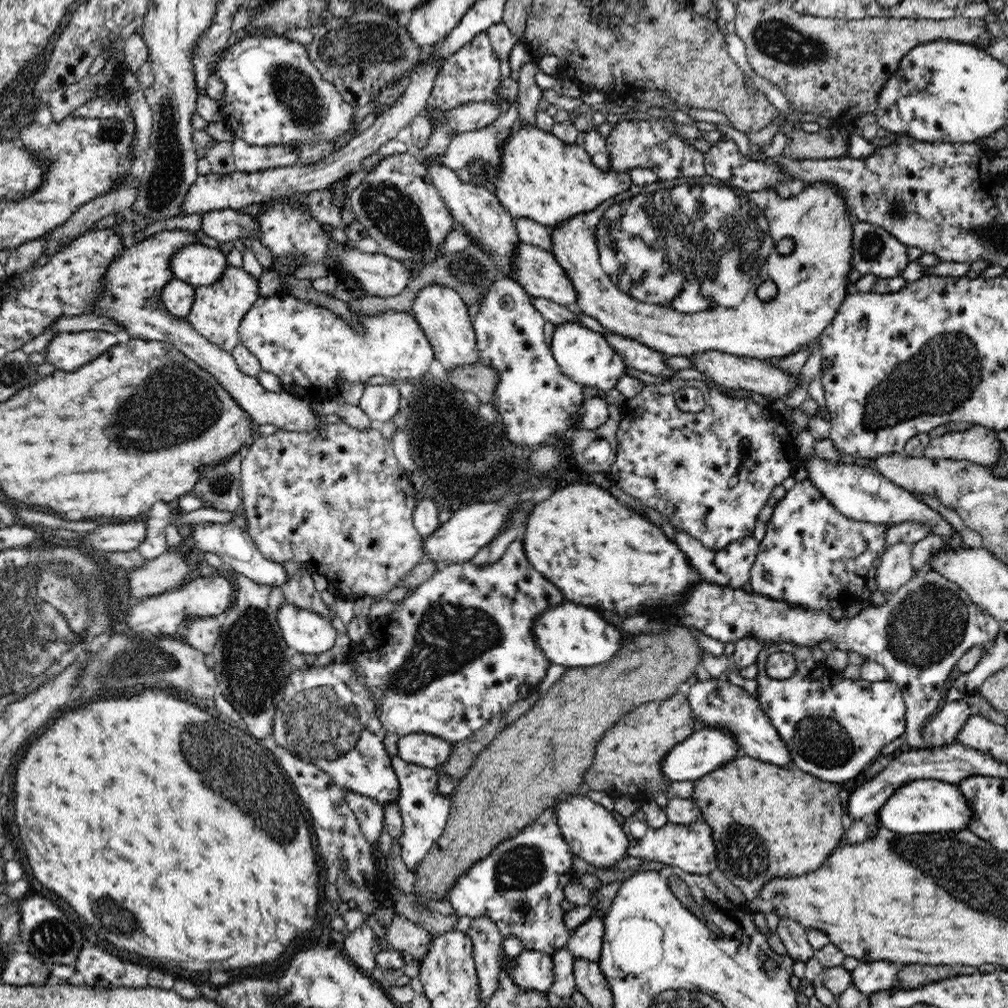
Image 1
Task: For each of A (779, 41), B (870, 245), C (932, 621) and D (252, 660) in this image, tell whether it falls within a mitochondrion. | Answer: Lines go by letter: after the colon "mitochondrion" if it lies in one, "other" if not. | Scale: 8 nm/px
A: mitochondrion
B: mitochondrion
C: mitochondrion
D: mitochondrion

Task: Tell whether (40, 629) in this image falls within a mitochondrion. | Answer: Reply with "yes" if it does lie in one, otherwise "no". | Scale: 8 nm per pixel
yes

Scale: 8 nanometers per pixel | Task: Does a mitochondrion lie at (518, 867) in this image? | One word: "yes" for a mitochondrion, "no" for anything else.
yes

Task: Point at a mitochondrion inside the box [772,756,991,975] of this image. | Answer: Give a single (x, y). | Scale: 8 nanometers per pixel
(897, 844)

